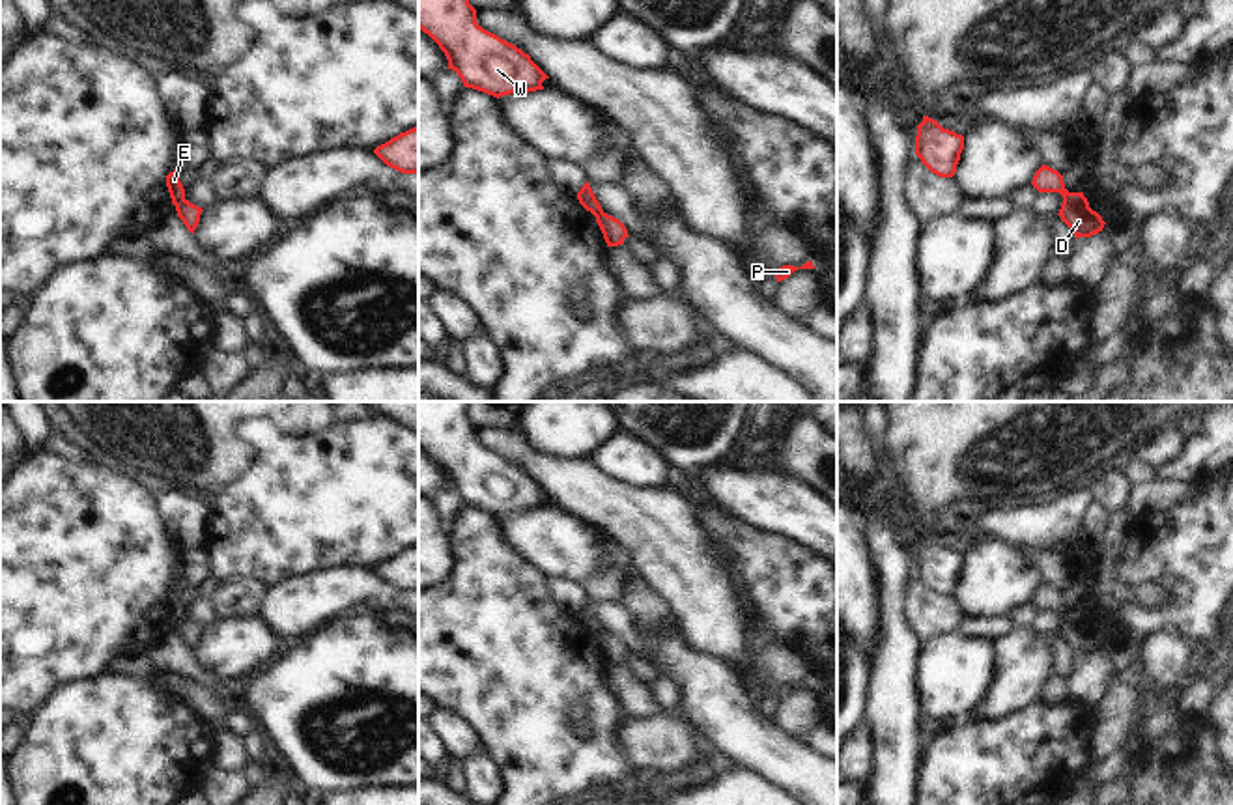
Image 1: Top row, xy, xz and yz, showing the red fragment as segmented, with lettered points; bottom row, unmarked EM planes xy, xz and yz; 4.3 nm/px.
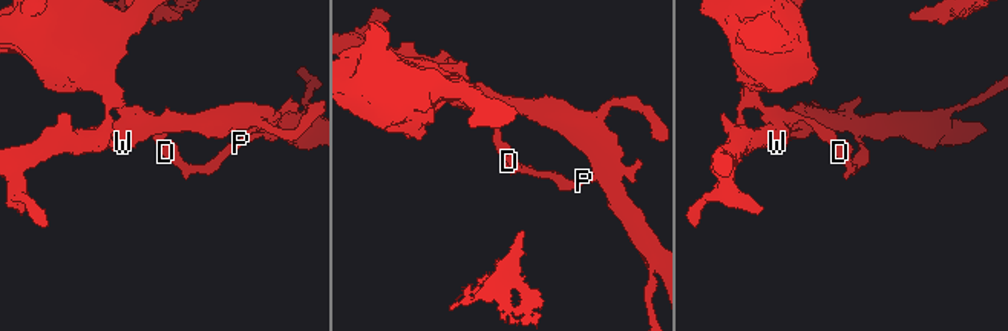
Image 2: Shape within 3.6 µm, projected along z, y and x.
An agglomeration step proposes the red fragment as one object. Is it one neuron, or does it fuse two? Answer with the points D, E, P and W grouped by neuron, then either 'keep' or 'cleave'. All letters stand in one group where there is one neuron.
D P W / E; cleave

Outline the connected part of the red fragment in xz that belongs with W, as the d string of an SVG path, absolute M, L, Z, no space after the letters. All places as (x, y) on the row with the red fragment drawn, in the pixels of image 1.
M418 0L418 28L439 45L448 60L448 69L458 73L465 88L499 99L544 90L542 82L549 78L521 49L484 30L469 0Z

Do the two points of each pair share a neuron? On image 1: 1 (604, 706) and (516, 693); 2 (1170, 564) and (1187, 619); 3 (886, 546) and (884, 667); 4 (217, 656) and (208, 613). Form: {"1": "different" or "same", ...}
{"1": "same", "2": "same", "3": "same", "4": "different"}

